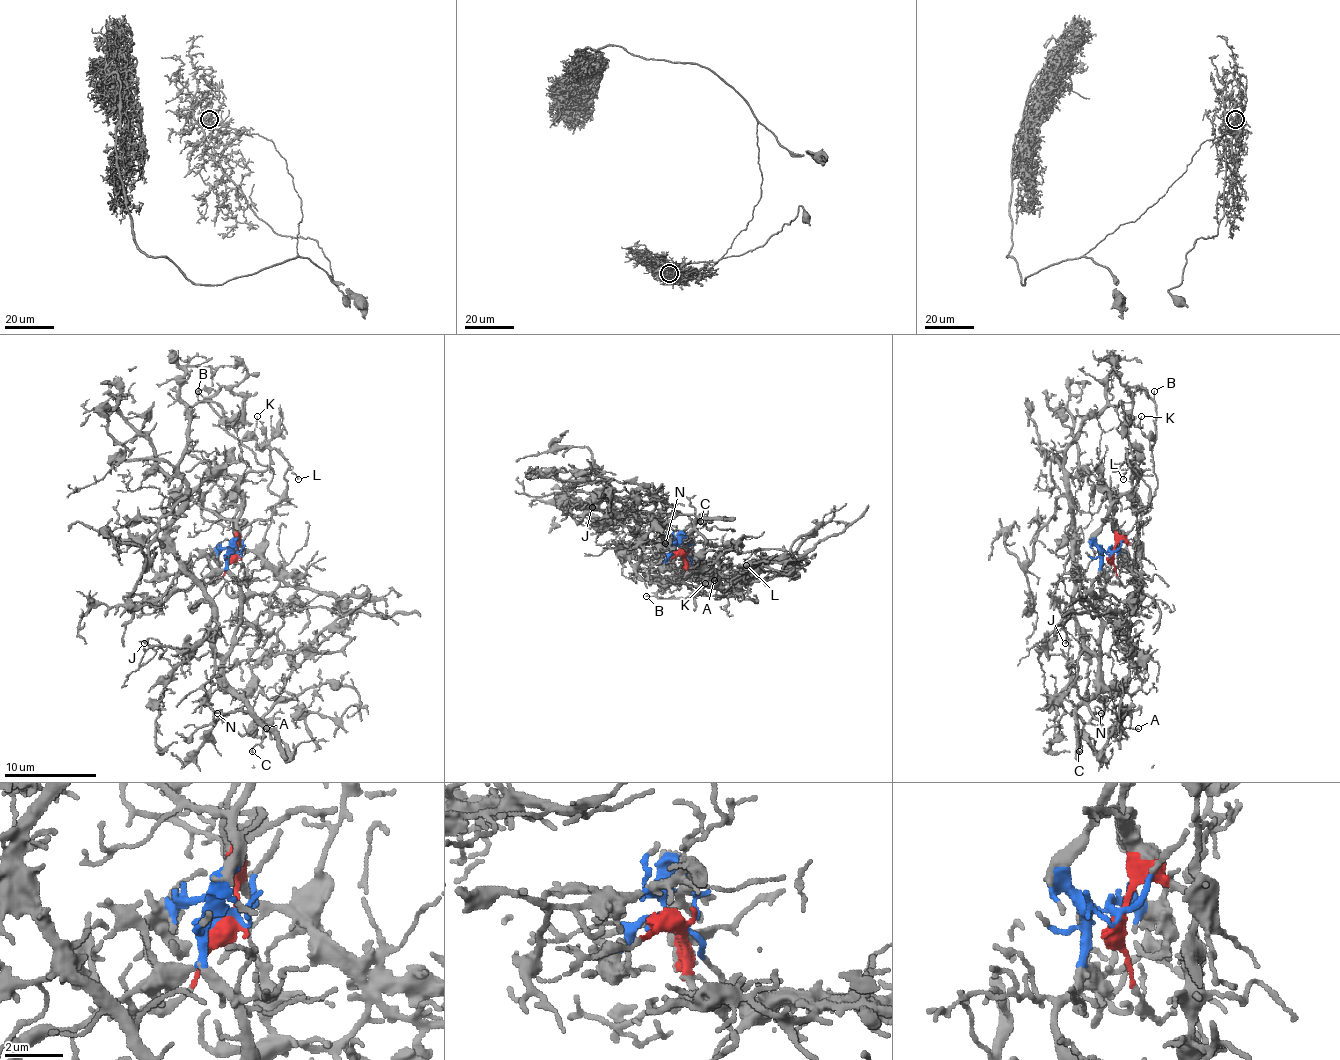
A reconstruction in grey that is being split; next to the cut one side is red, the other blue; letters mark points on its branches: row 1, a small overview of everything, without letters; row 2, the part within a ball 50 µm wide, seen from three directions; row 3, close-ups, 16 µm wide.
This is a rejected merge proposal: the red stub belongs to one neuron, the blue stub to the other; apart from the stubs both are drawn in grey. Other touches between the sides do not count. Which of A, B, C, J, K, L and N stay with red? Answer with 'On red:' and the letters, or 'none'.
On red: B, K, L

